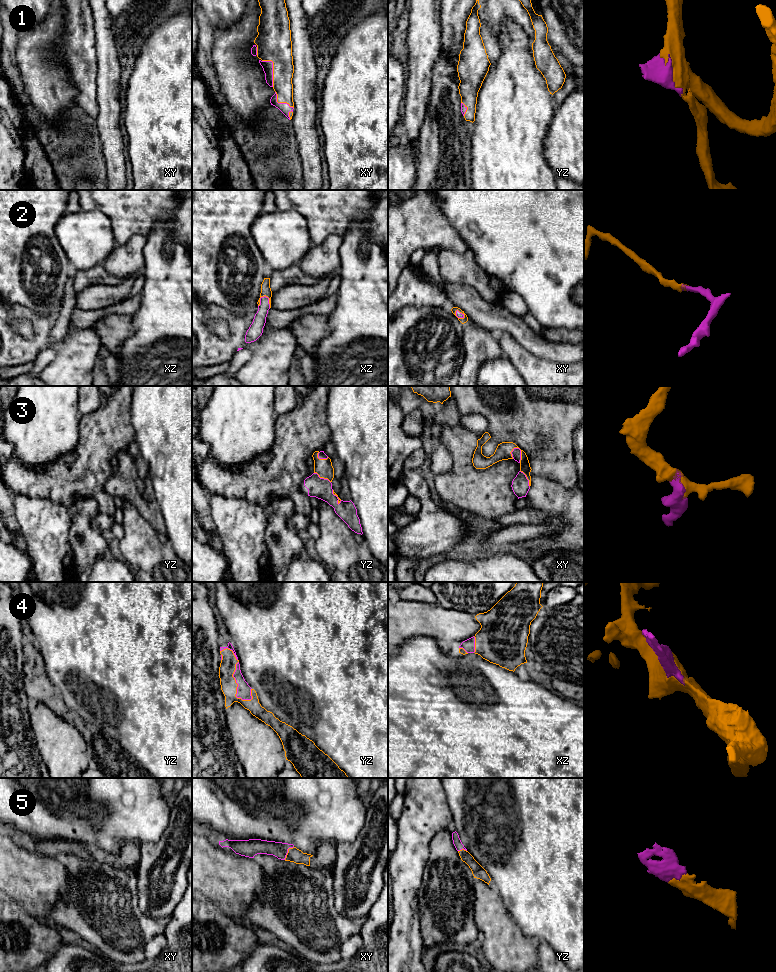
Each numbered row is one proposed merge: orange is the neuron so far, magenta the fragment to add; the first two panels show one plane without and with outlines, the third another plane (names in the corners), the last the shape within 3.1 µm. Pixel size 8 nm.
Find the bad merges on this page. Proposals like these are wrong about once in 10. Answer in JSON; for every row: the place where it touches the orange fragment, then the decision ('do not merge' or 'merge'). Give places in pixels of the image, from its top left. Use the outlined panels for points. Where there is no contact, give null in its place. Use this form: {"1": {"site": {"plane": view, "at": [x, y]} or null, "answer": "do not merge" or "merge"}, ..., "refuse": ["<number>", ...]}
{"1": {"site": {"plane": "xy", "at": [273, 69]}, "answer": "merge"}, "2": {"site": {"plane": "xz", "at": [269, 299]}, "answer": "merge"}, "3": {"site": {"plane": "xy", "at": [521, 453]}, "answer": "merge"}, "4": {"site": {"plane": "yz", "at": [232, 675]}, "answer": "merge"}, "5": {"site": {"plane": "xy", "at": [288, 852]}, "answer": "merge"}, "refuse": []}

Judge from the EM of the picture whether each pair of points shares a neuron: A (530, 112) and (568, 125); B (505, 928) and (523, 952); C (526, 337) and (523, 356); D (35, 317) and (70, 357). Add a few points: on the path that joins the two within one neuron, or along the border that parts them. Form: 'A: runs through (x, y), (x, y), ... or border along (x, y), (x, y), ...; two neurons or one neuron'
A: border along (555, 109), (543, 141); two neurons
B: runs through (505, 934), (517, 946); one neuron
C: border along (506, 333), (509, 333), (530, 352), (545, 359); two neurons
D: runs through (41, 329), (41, 337), (50, 346), (58, 346); one neuron

